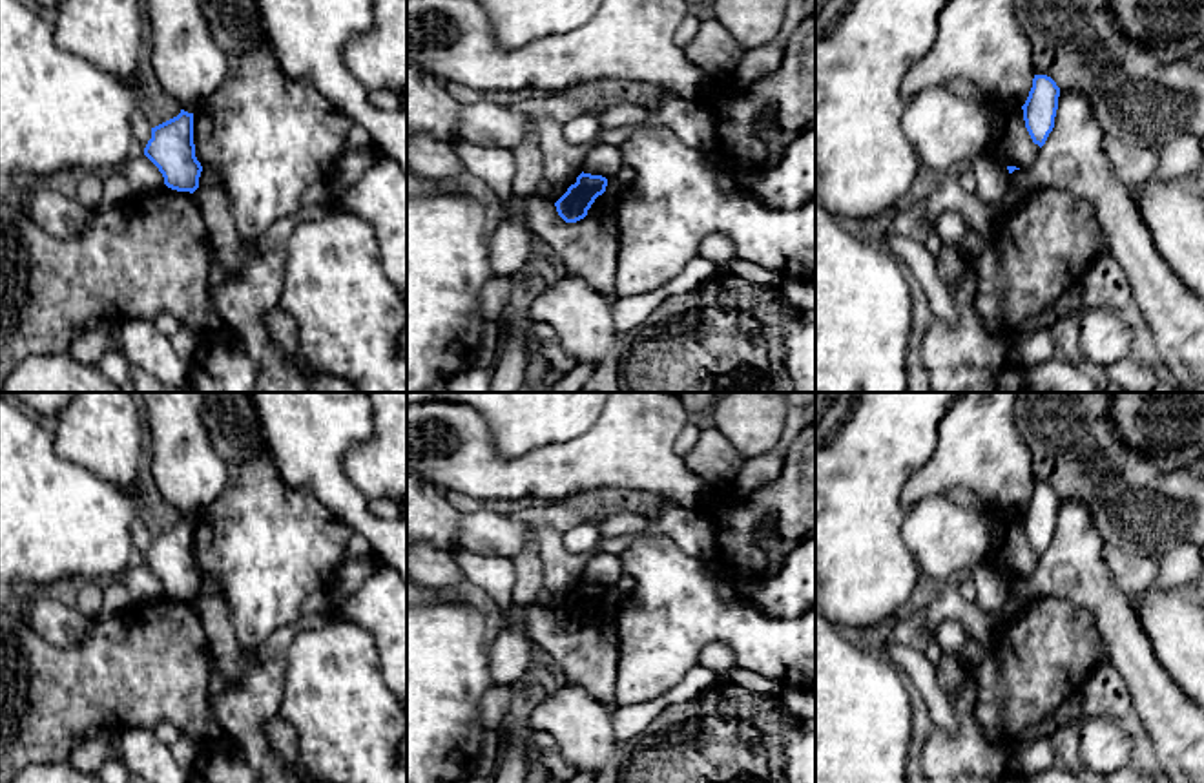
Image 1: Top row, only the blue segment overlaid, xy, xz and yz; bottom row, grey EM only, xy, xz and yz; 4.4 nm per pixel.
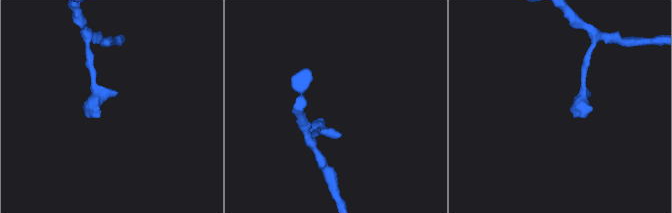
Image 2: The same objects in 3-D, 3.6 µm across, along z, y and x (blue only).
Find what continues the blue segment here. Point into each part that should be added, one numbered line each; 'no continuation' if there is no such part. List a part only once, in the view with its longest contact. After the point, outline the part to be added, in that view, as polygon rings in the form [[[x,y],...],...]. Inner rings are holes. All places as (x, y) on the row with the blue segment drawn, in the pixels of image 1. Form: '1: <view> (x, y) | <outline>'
no continuation

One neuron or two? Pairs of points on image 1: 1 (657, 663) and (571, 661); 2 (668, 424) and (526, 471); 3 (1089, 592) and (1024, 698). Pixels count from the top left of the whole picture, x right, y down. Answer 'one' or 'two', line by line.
1: two
2: one
3: two

